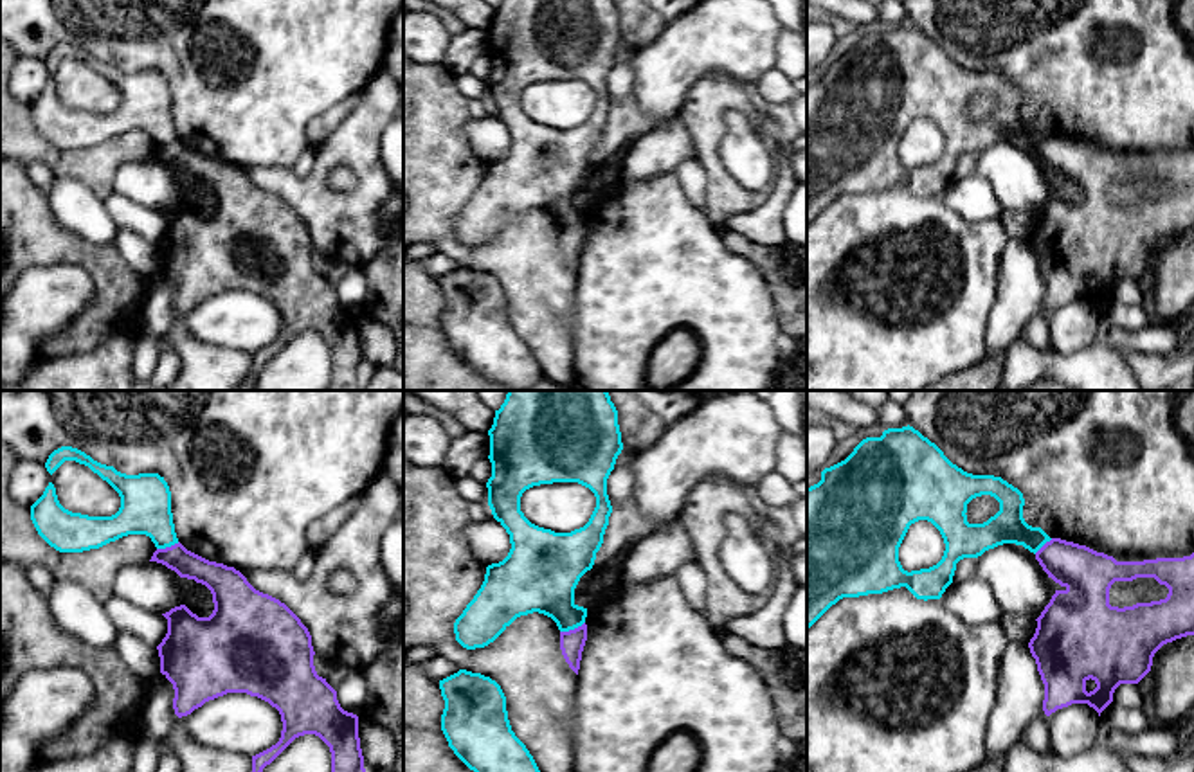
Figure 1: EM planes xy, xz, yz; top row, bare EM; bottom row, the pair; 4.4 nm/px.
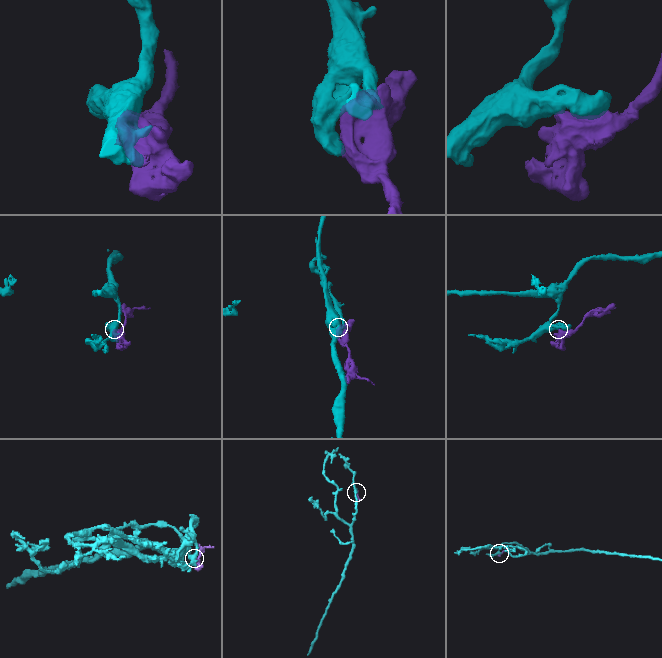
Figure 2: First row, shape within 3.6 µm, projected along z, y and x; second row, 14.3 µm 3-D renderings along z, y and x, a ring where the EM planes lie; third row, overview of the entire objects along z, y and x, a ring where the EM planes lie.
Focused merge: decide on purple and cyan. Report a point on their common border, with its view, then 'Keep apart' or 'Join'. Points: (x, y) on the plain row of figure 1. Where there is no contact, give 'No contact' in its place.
Touches purple at xz (571, 227). Keep apart

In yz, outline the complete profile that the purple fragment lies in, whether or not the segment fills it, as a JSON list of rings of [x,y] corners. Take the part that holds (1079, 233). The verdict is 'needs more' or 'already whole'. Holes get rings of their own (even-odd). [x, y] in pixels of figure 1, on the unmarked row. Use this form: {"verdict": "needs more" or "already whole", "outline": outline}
{"verdict": "already whole", "outline": [[[1052,135],[1036,149],[1036,157],[1063,184],[1036,216],[1037,225],[1028,239],[1045,281],[1046,313],[1072,301],[1088,301],[1100,313],[1120,281],[1138,281],[1151,268],[1153,254],[1163,241],[1194,232],[1194,149],[1183,155],[1117,158],[1086,142]],[[1136,175],[1154,175],[1169,185],[1167,194],[1111,203],[1111,182]]]}

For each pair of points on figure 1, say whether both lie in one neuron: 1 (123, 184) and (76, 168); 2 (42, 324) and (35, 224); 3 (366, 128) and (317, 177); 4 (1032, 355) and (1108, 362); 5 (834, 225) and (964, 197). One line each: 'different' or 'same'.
1: different
2: different
3: same
4: same
5: different

